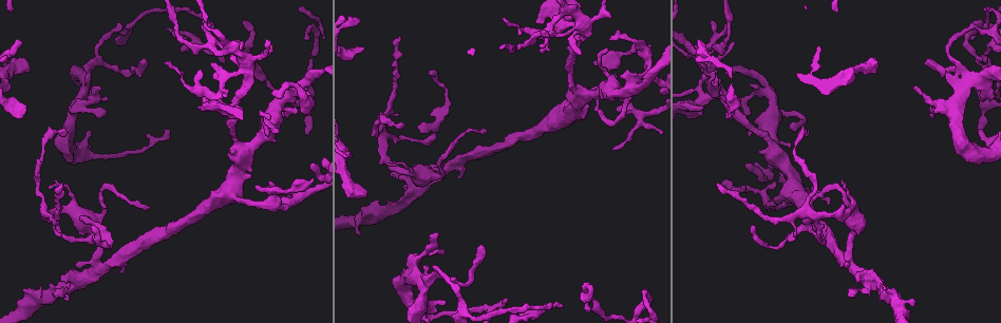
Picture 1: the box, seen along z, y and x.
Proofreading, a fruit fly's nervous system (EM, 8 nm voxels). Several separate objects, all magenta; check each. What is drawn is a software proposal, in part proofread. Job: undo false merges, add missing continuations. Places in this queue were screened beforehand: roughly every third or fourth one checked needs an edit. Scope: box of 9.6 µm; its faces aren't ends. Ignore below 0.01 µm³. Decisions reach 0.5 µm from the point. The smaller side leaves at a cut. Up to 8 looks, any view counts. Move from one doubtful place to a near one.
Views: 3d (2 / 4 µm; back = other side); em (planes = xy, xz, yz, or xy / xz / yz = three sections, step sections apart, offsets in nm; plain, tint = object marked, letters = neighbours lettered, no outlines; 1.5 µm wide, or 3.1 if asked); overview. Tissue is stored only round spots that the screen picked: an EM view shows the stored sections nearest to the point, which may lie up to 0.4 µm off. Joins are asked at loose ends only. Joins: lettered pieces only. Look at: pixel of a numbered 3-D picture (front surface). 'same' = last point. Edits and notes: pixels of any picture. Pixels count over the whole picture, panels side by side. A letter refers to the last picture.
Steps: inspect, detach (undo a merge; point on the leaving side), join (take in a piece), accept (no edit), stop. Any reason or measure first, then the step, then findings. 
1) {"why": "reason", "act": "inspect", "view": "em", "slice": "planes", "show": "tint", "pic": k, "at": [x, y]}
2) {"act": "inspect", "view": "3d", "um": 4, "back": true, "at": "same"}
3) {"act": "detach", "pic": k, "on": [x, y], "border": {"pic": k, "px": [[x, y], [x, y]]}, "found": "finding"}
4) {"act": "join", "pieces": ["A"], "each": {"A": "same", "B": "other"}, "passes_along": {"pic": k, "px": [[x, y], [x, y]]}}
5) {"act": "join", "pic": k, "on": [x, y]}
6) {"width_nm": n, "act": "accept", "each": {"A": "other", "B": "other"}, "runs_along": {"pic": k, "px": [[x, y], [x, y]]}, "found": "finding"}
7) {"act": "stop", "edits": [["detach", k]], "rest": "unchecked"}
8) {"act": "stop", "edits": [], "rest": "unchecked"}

{"why": "free end", "act": "inspect", "view": "em", "slice": "planes", "show": "letters", "pic": 1, "at": [981, 20]}

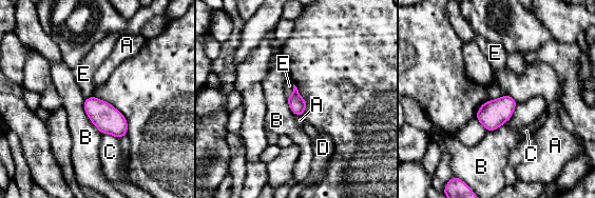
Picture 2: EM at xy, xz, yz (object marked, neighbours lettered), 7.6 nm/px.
{"act": "accept", "each": {"A": "other", "B": "other", "C": "other", "D": "other", "E": "other"}, "found": "none of them fits"}

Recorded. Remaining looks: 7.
{"why": "branch stops here", "act": "inspect", "view": "3d", "um": 4, "pic": 1, "at": [306, 133]}

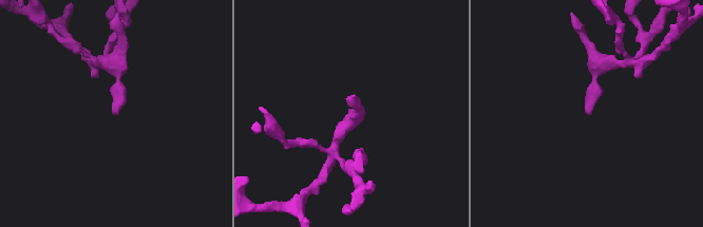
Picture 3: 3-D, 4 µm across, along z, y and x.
{"act": "inspect", "view": "em", "slice": "planes", "show": "letters", "pic": 3, "at": [350, 111]}

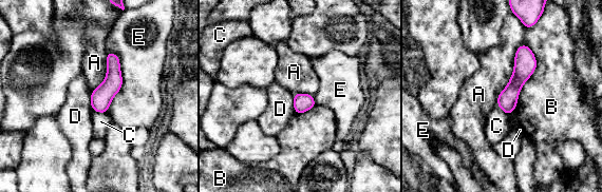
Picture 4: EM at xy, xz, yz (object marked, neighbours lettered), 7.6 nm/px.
{"width_nm": 140, "act": "accept", "each": {"A": "other", "B": "other", "C": "other", "D": "other", "E": "other"}, "runs_along": {"pic": 4, "px": [[525, 48], [508, 111]]}, "found": "no lettered piece goes on from it"}

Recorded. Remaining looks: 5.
{"why": "branch stops here", "act": "inspect", "view": "3d", "um": 2, "pic": 1, "at": [947, 73]}

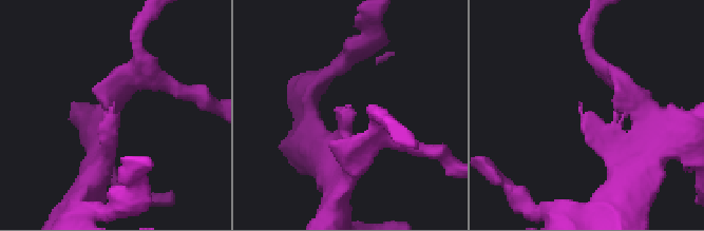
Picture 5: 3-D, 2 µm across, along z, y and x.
{"act": "inspect", "view": "em", "slice": "planes", "show": "letters", "pic": 5, "at": [350, 108]}

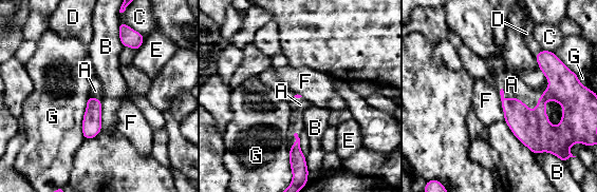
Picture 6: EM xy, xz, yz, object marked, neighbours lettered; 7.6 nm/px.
{"longest_contact_nm": ["G", 320], "act": "join", "pieces": ["A"], "each": {"A": "same", "B": "other", "C": "other", "D": "other", "E": "other", "F": "other", "G": "other"}, "found": "the neuron continues"}

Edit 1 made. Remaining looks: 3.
{"act": "stop", "edits": [["join", 6]], "rest": "unchecked"}

